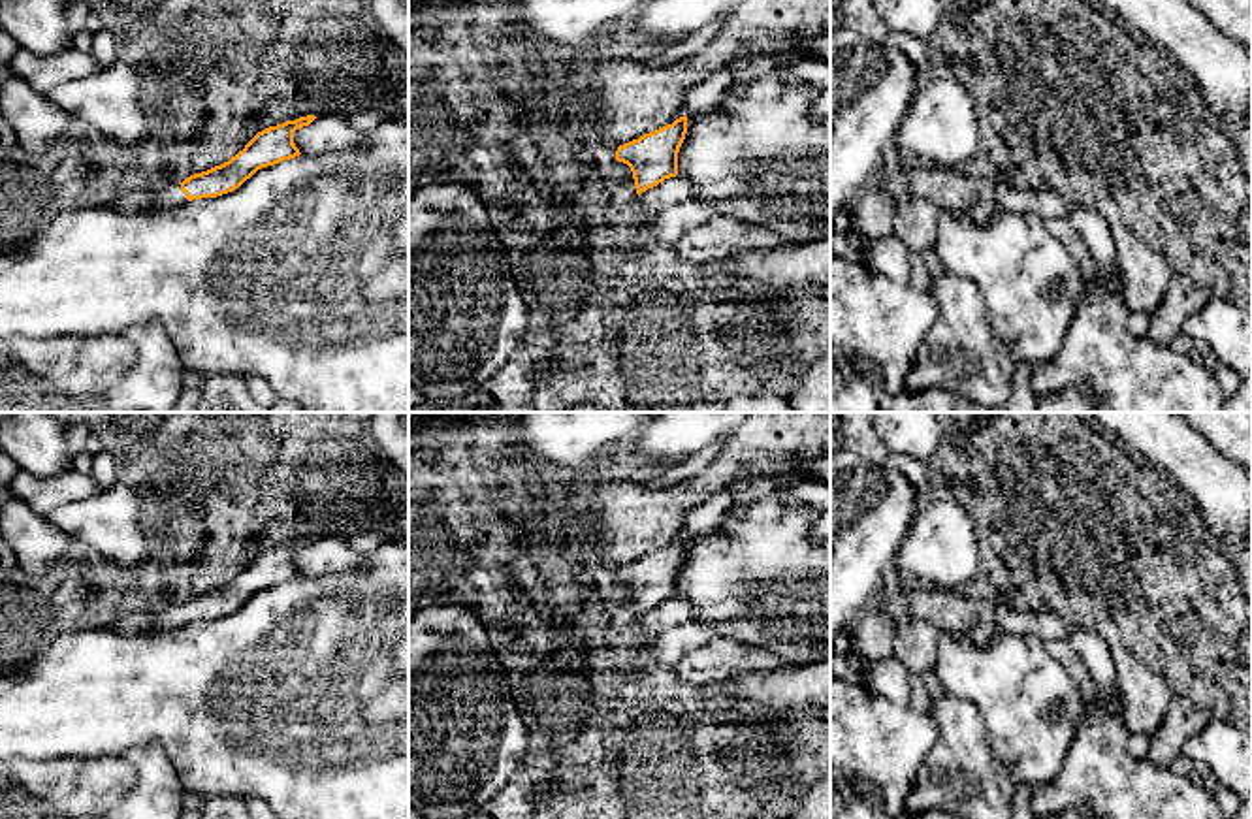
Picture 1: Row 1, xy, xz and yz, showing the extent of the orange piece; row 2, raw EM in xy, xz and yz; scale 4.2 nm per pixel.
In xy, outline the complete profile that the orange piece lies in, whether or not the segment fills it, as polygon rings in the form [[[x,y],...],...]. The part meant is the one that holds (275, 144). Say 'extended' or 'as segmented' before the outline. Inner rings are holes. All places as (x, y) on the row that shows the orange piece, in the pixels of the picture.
extended; [[[307,115],[258,132],[245,149],[228,162],[194,173],[183,183],[175,183],[164,190],[156,190],[152,211],[173,209],[192,200],[233,192],[258,169],[299,156],[301,153],[294,143],[294,132],[309,126],[314,119],[314,115]]]

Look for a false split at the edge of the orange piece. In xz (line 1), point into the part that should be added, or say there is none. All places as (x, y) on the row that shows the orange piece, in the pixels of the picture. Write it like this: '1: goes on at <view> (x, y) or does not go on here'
1: does not go on here

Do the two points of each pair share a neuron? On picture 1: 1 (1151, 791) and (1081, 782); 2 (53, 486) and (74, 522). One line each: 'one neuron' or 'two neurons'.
1: one neuron
2: two neurons

